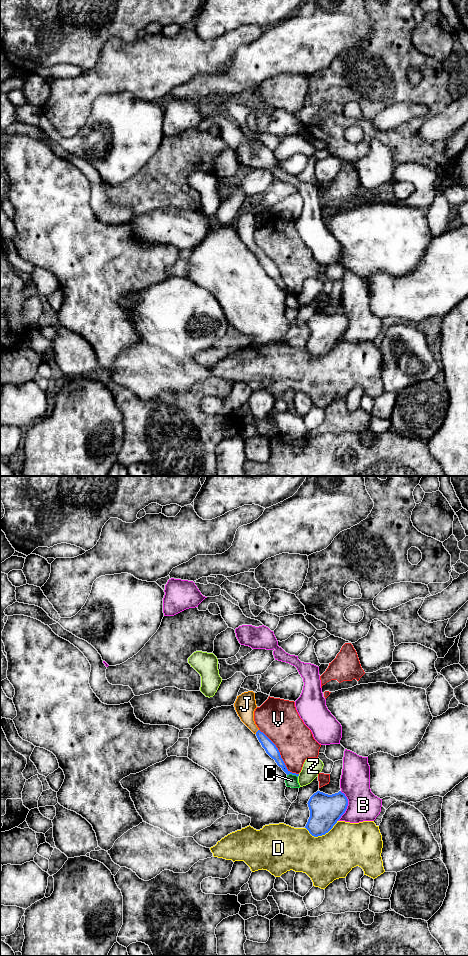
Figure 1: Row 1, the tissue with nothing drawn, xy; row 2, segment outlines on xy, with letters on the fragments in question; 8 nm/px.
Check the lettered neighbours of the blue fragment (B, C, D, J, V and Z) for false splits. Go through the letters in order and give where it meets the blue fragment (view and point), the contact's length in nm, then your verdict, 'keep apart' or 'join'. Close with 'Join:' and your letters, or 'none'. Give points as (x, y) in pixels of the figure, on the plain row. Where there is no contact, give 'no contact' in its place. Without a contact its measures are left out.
B: contact xy (347, 325); length 240 nm; keep apart
C: contact xy (292, 294); length 90 nm; keep apart
D: contact xy (322, 354); length 280 nm; keep apart
J: contact xy (257, 251); length 50 nm; join
V: contact xy (279, 274); length 480 nm; keep apart
Z: contact xy (298, 295); length 30 nm; keep apart
Join: J

